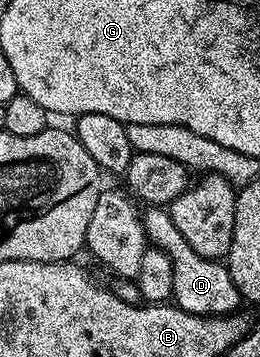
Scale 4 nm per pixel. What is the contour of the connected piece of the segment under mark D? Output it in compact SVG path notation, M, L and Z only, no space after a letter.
M149 207L141 213L141 221L145 224L145 234L152 248L163 251L167 259L171 259L173 284L172 304L178 309L200 317L222 317L228 313L238 312L242 308L243 298L229 274L228 264L212 261L203 255L198 255L183 239L179 227L171 219L168 208Z

